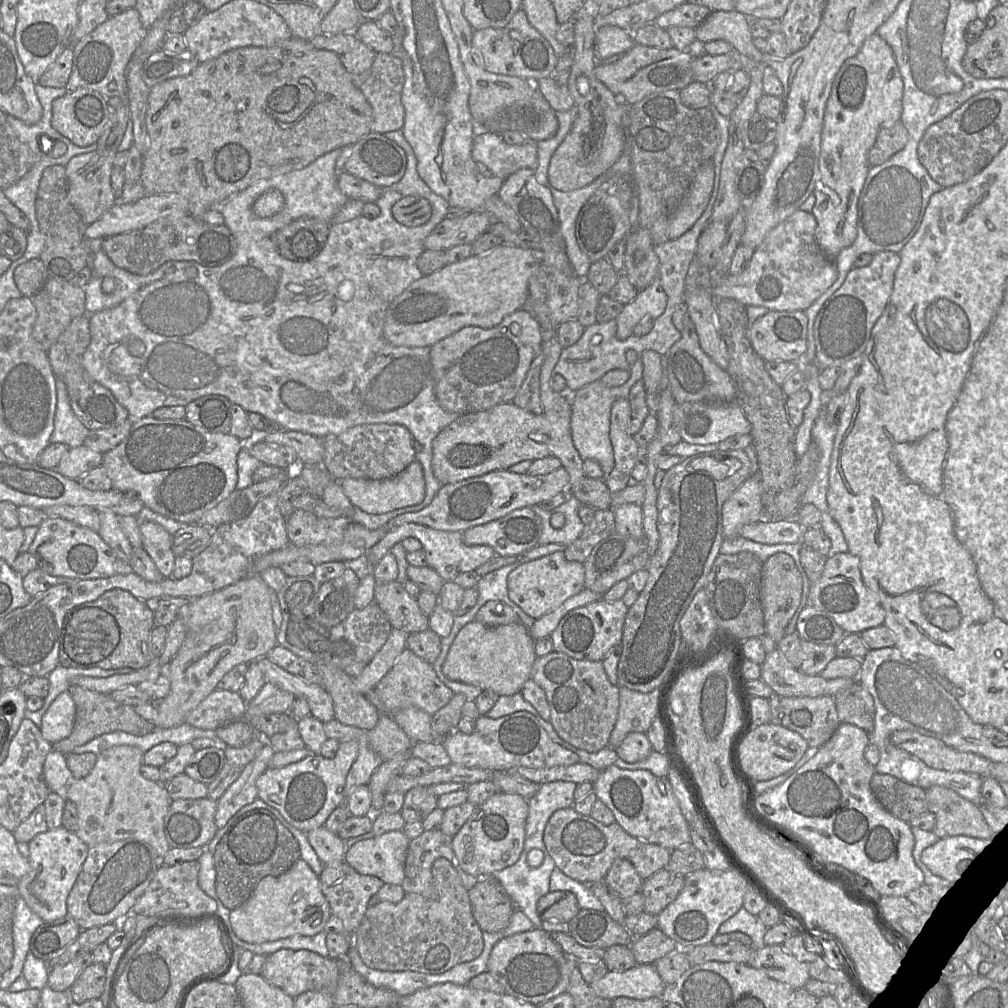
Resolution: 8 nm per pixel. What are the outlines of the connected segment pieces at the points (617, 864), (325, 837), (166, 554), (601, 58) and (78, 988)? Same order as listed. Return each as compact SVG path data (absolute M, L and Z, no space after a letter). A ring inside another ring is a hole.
M616 859L602 882L622 898L639 892L643 880L630 861L626 859Z
M324 825L307 832L306 835L324 865L345 861L346 841L328 831Z
M139 522L142 547L164 577L172 577L175 555L171 549L172 535L158 523Z
M598 25L594 38L596 63L611 61L628 52L634 44L633 33L613 25Z
M93 962L77 977L70 988L70 996L77 1004L100 998L106 983L106 965Z

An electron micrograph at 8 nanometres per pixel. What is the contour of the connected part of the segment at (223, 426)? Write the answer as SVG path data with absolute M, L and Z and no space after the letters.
M203 396L185 406L185 417L208 432L228 434L231 428L231 405L225 396Z

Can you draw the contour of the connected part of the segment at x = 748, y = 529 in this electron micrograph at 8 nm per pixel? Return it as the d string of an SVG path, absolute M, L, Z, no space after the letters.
M796 519L758 521L744 525L739 536L768 545L794 544L802 542L803 531Z

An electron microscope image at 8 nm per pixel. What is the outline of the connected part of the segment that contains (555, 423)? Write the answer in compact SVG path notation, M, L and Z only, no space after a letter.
M512 402L491 409L460 415L445 427L433 441L432 469L443 484L455 483L482 476L495 470L506 470L524 460L538 460L553 456L558 458L569 474L570 491L582 504L605 510L611 507L611 493L604 479L585 475L579 452L572 440L571 406L567 404L560 416L533 414Z

